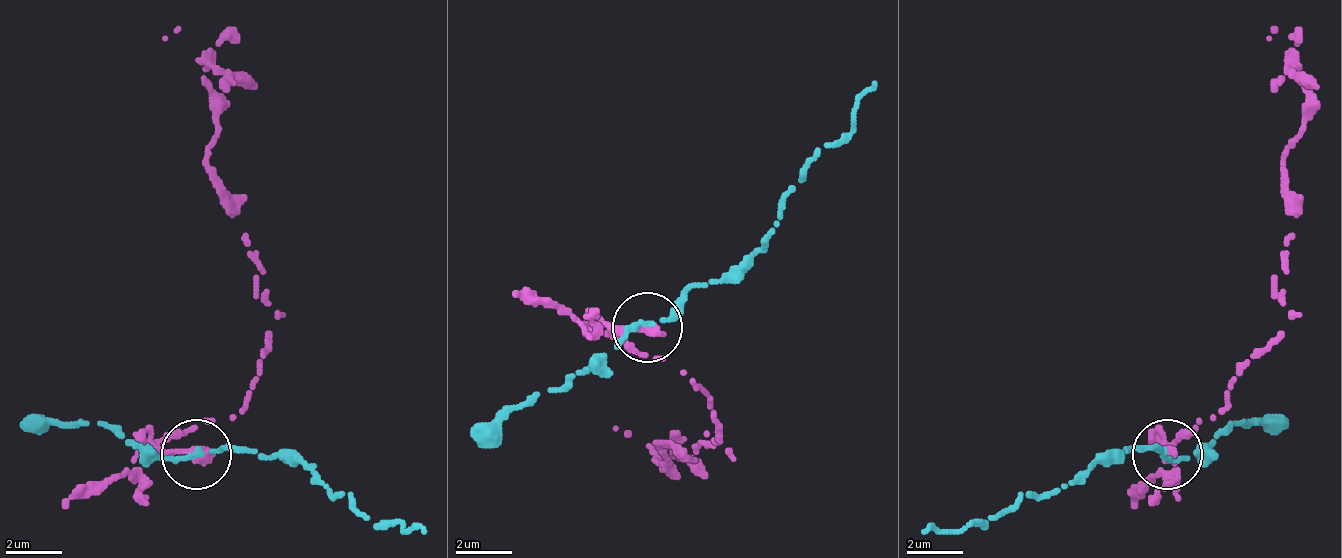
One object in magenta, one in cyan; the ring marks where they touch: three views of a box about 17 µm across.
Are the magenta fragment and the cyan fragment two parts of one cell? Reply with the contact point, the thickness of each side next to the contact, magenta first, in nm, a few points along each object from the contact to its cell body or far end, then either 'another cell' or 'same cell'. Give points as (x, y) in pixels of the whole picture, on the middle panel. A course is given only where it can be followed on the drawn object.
at (647, 327); 440 nm thick on the magenta side, 190 nm on the other; magenta runs (645, 325), (610, 332), (694, 381), (729, 451), (708, 437), (708, 444), (659, 444), (666, 465), (617, 430); cyan runs (645, 325), (743, 262), (813, 157), (855, 129), (855, 101), (876, 80); another cell

